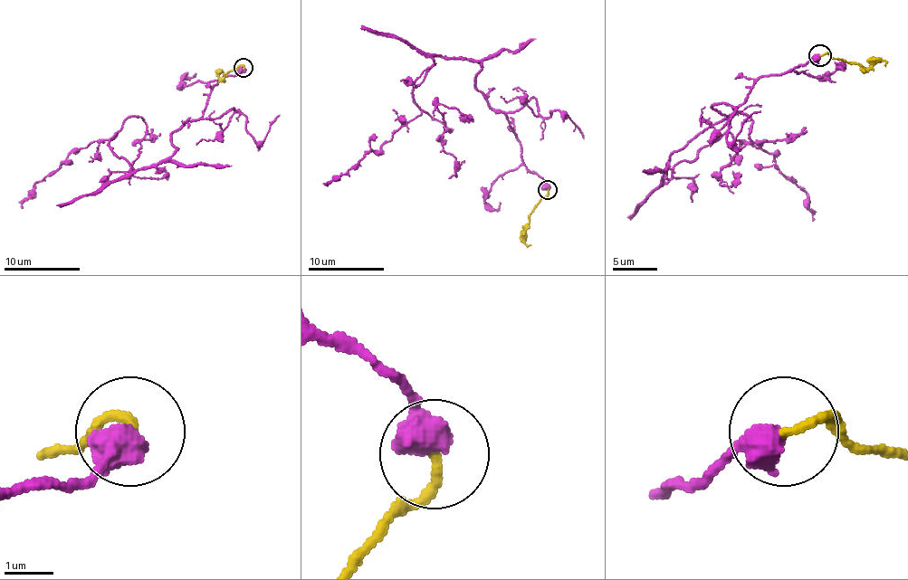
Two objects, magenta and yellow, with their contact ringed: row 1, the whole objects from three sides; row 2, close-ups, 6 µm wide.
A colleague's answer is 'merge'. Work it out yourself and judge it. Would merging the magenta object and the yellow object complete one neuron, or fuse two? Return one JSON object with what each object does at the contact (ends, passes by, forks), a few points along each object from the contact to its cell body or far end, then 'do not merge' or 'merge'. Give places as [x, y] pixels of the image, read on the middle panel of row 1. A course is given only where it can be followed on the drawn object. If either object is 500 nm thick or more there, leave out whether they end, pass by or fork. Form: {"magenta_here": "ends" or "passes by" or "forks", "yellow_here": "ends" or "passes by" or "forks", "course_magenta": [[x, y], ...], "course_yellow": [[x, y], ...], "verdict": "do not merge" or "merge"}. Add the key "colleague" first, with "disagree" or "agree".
{"colleague": "agree", "course_magenta": [[547, 188], [475, 86], [481, 65], [435, 56], [413, 98], [449, 131], [435, 105], [460, 115]], "course_yellow": [[547, 190], [530, 214], [530, 222], [524, 230], [524, 242], [530, 245]], "verdict": "merge"}

